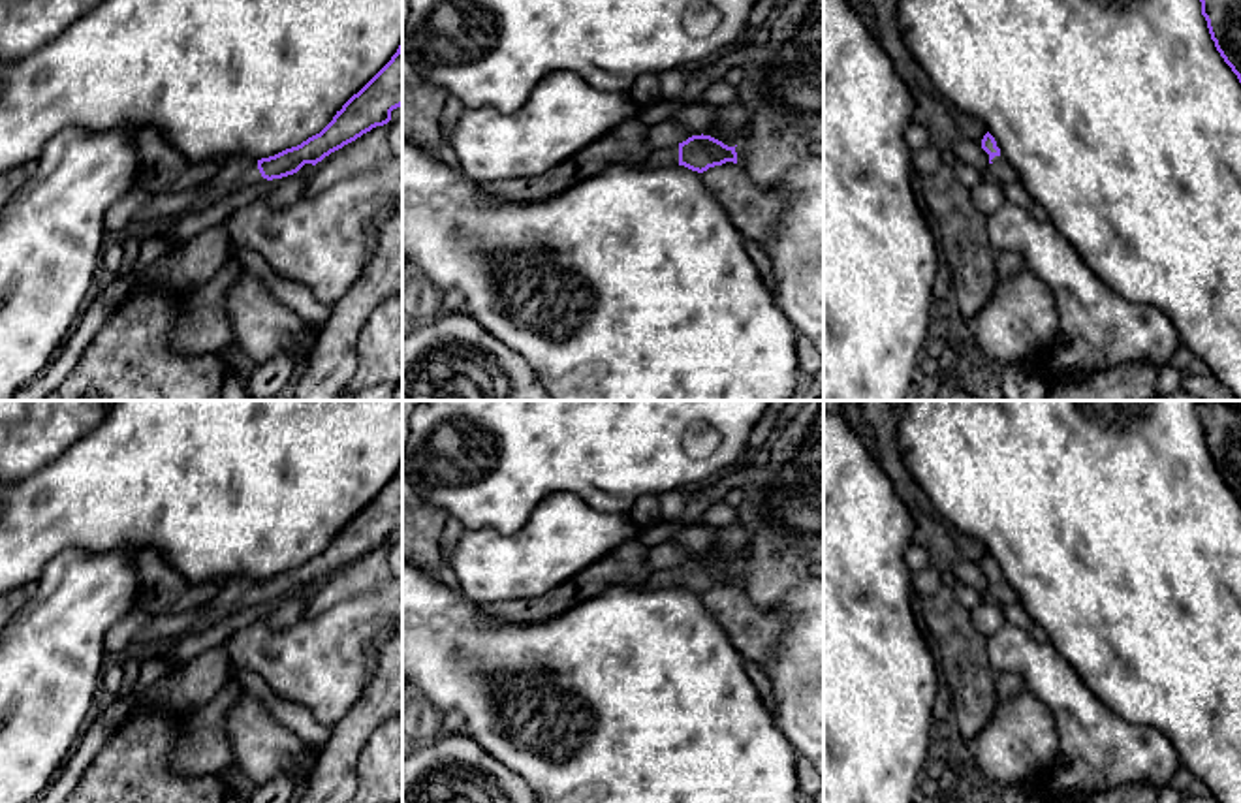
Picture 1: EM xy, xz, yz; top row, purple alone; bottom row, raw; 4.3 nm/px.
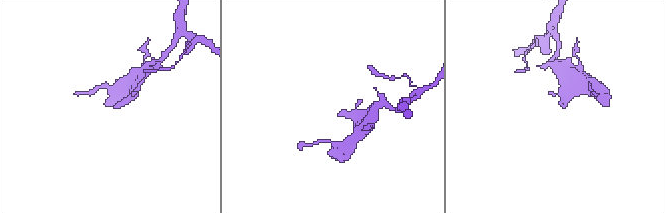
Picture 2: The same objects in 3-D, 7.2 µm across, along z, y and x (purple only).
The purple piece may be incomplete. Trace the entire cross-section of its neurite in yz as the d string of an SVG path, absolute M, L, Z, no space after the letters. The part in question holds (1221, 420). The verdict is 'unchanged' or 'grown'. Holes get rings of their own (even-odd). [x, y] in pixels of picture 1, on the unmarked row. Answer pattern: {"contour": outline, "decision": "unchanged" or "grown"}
{"contour": "M1198 401L1196 414L1215 468L1241 504L1241 404Z", "decision": "unchanged"}

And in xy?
{"contour": "M402 463L391 481L353 515L333 542L316 557L297 568L269 579L239 575L228 579L216 596L205 604L205 613L196 621L197 634L224 619L261 602L282 600L297 594L305 585L316 587L331 574L355 562L376 547L391 542L391 532L402 527Z", "decision": "grown"}

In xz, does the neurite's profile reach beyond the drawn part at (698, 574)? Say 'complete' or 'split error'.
split error

